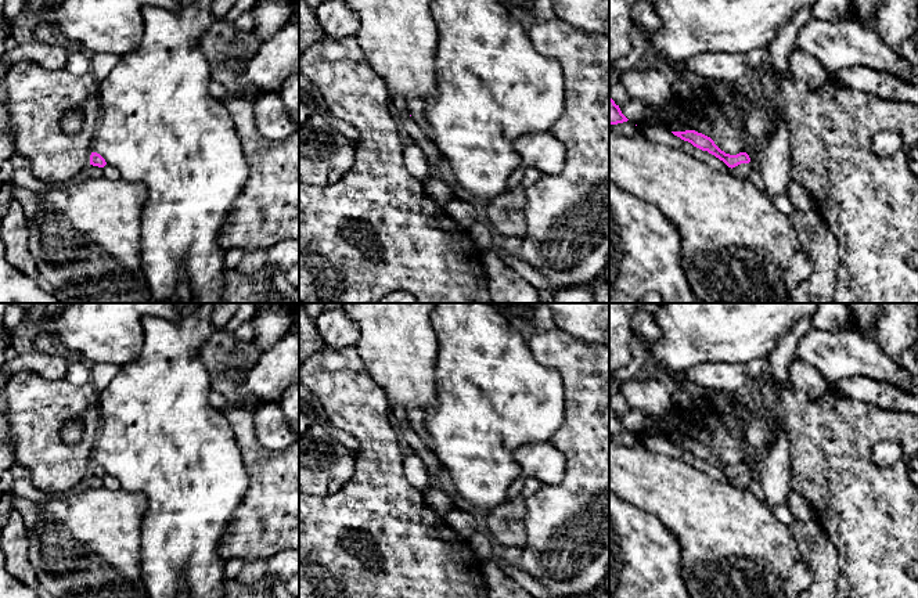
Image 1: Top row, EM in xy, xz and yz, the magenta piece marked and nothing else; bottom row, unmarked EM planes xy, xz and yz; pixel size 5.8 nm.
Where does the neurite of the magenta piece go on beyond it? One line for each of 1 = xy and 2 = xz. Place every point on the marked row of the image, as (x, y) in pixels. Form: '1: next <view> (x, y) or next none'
1: next none
2: next none

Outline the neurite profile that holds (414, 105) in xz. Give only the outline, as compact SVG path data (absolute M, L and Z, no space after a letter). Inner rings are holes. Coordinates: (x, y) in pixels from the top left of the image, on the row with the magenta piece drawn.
M410 97L408 100L406 100L406 108L407 108L408 114L411 115L411 118L420 125L424 134L431 141L433 141L433 136L429 130L428 122L424 115L425 102L418 97Z

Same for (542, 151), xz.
M550 132L522 134L515 138L514 148L522 165L541 176L557 176L565 167L565 145Z

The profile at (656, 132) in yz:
M662 122L647 123L641 130L642 134L652 141L662 143L673 148L680 148L691 154L692 156L706 162L721 173L731 173L731 167L728 167L723 161L709 154L708 151L702 151L694 147L691 143L674 136L672 130L669 130Z

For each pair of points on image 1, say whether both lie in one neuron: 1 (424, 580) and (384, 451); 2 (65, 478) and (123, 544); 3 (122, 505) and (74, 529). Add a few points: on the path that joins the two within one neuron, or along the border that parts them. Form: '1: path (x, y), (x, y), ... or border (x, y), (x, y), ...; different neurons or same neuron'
1: path (400, 548), (386, 535), (384, 526), (384, 483); same neuron
2: border (72, 489), (56, 493); different neurons
3: path (110, 518), (98, 529), (86, 529); same neuron

